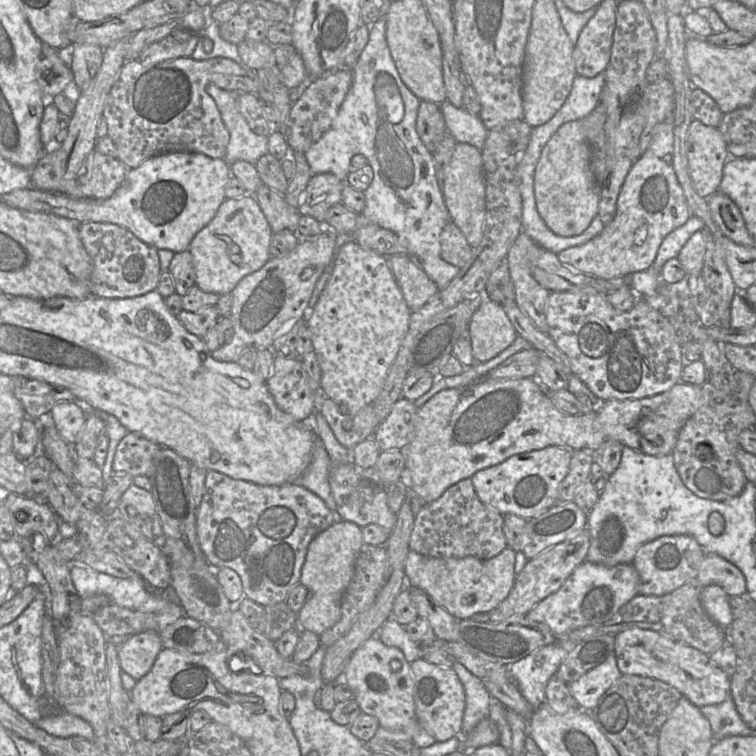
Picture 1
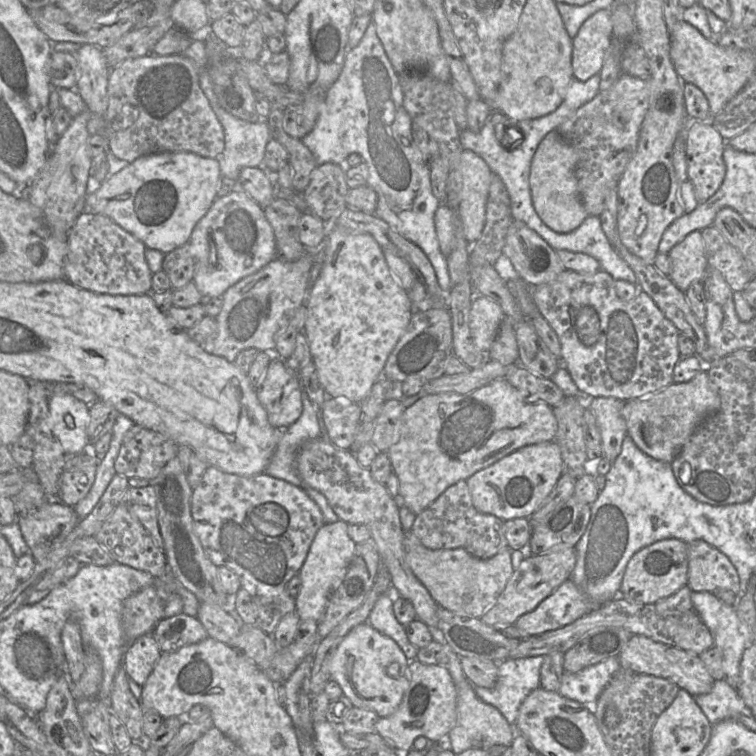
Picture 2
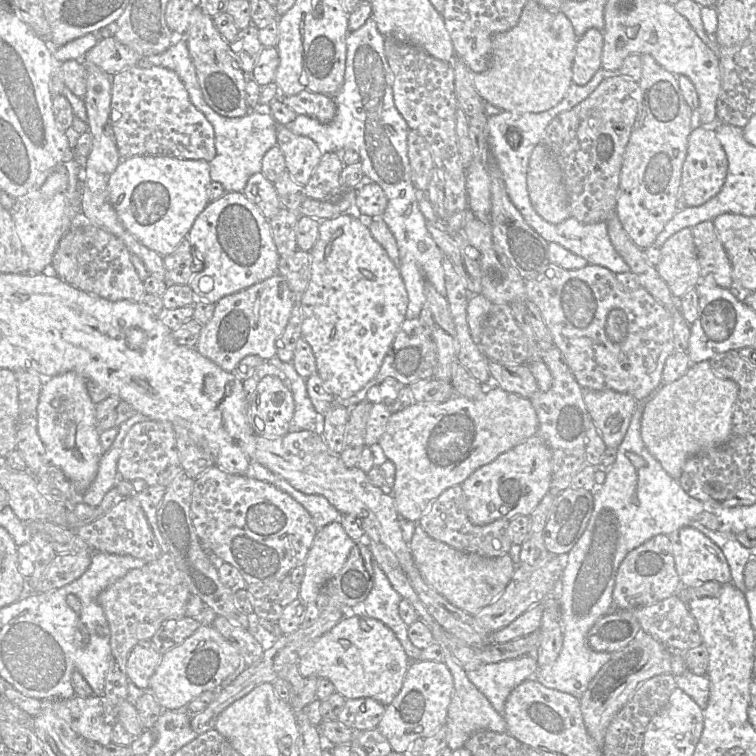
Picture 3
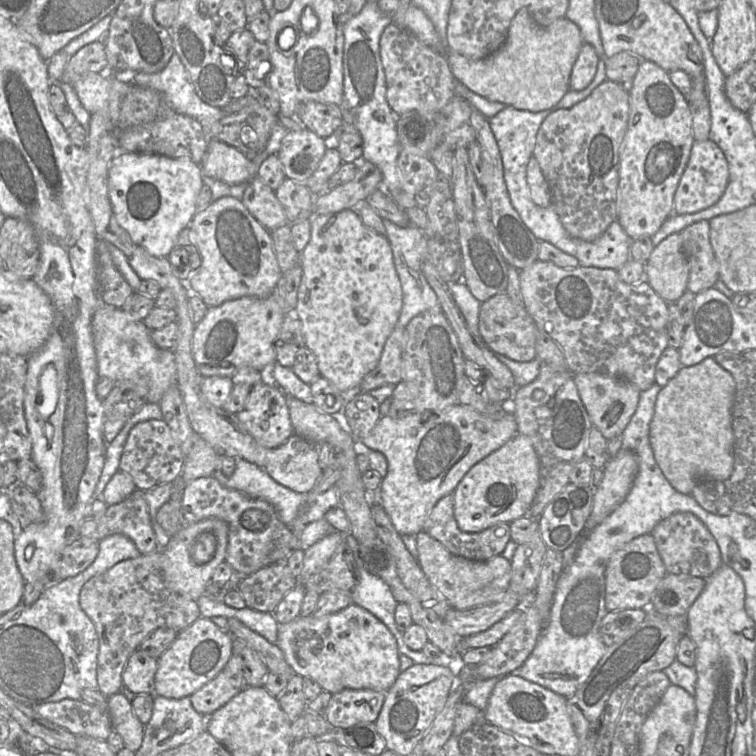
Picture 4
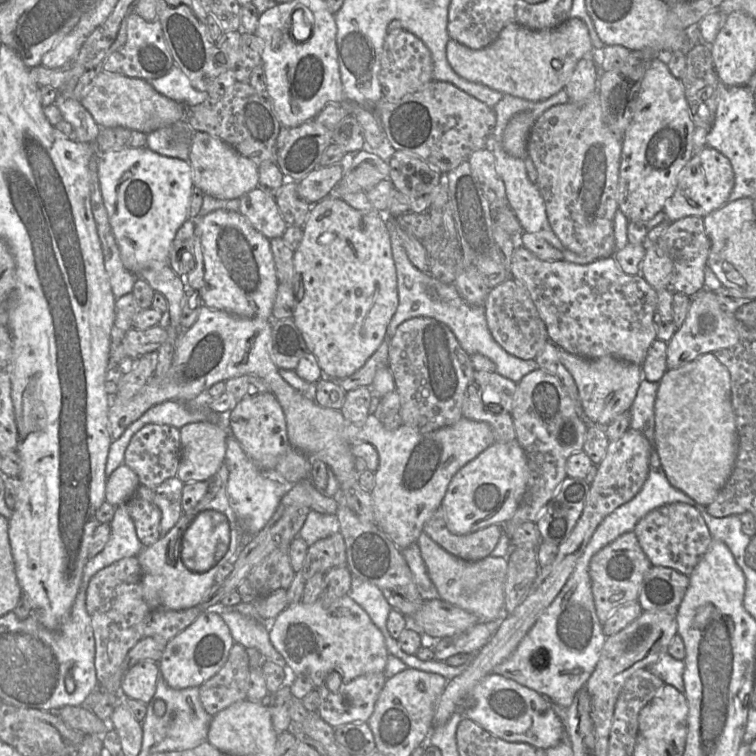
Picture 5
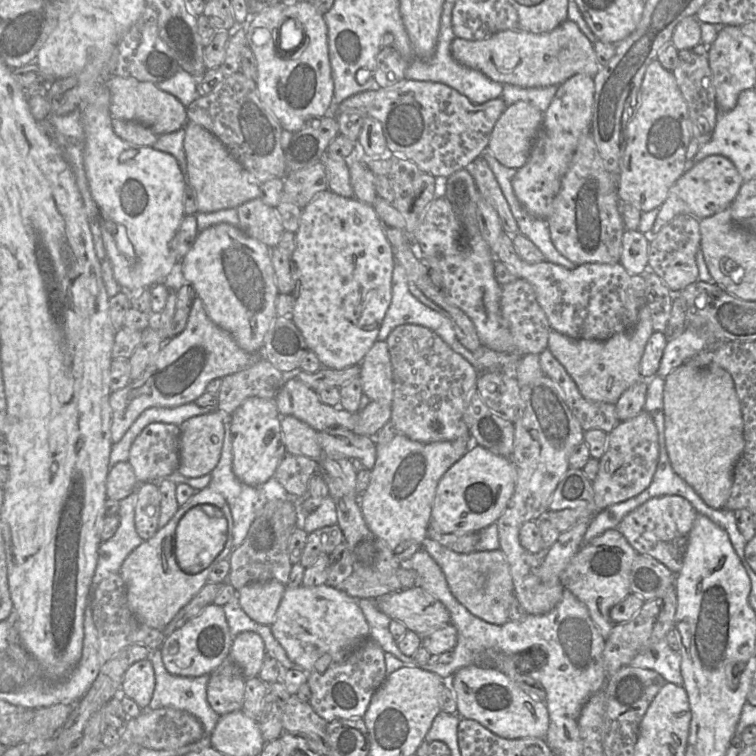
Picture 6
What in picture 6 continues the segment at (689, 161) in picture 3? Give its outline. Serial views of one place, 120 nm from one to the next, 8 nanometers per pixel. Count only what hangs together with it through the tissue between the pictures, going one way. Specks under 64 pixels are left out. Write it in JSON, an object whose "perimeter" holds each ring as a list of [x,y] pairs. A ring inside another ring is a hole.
{"perimeter":[[[721,155],[707,156],[691,167],[687,164],[687,169],[670,189],[666,200],[659,208],[649,236],[657,234],[678,215],[688,214],[701,220],[730,207],[743,182],[733,162]]]}

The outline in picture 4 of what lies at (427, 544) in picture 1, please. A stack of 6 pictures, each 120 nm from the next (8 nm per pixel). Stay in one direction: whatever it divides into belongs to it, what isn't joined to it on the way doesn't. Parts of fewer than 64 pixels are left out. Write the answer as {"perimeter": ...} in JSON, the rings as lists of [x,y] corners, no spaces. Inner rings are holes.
{"perimeter":[[[453,492],[442,496],[432,507],[424,521],[422,531],[438,540],[450,553],[470,560],[488,560],[497,556],[502,553],[510,540],[510,528],[507,522],[497,522],[475,533],[460,530],[454,517]]]}

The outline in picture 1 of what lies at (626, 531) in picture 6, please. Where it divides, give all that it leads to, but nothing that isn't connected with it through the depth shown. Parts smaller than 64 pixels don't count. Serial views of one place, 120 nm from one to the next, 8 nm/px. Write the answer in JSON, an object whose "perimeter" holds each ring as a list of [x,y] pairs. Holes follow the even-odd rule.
{"perimeter":[[[706,552],[696,579],[703,587],[712,584],[721,586],[728,596],[744,596],[747,593],[742,571],[715,553]]]}

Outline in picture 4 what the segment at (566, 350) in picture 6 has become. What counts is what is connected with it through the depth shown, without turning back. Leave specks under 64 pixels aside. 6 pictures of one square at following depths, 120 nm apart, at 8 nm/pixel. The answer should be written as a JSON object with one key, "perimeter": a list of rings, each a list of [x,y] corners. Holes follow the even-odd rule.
{"perimeter":[[[577,373],[573,379],[592,425],[607,440],[620,436],[638,407],[641,391],[624,379],[600,373]]]}

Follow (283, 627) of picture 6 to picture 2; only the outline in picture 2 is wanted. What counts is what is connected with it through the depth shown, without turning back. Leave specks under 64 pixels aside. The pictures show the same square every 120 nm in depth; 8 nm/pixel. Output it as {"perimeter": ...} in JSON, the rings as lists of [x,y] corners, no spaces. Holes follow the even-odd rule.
{"perimeter":[[[365,622],[354,627],[338,645],[330,660],[330,674],[355,707],[372,710],[383,718],[393,714],[403,700],[410,684],[409,664],[403,650],[392,638]]]}

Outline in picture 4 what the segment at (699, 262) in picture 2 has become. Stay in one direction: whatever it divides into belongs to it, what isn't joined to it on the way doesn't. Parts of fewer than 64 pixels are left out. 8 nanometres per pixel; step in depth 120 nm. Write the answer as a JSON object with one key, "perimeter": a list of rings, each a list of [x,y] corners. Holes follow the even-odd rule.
{"perimeter":[[[681,233],[671,234],[654,246],[645,264],[645,280],[668,303],[675,303],[687,290],[689,272]]]}

